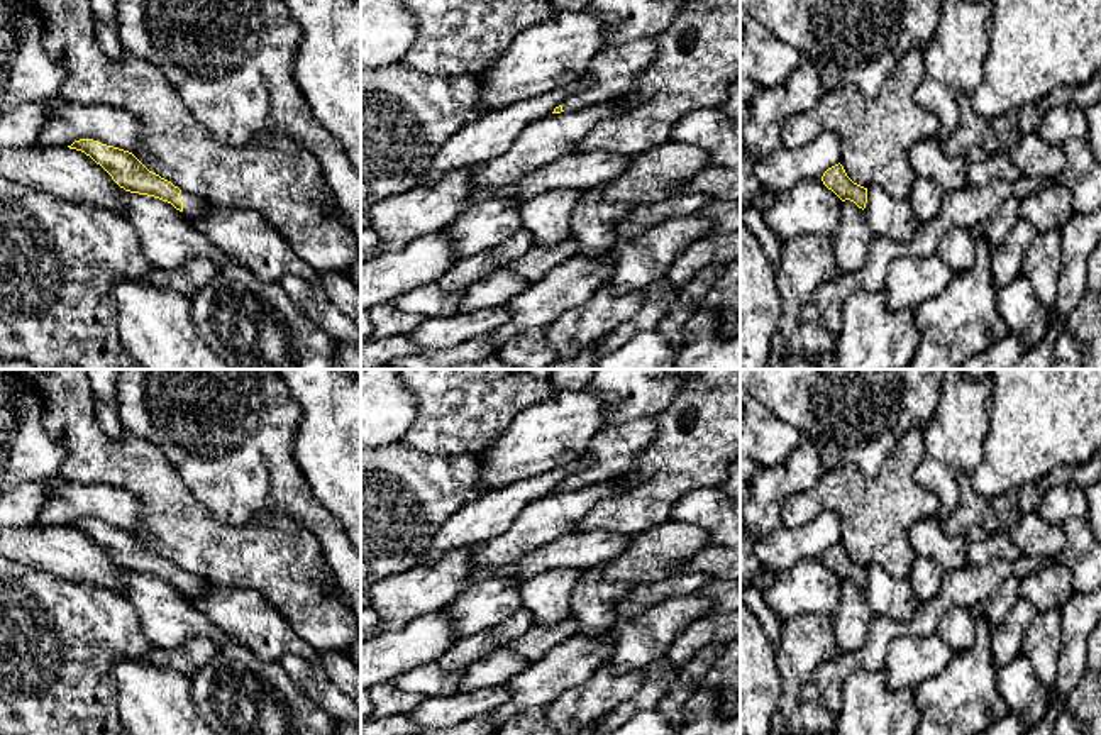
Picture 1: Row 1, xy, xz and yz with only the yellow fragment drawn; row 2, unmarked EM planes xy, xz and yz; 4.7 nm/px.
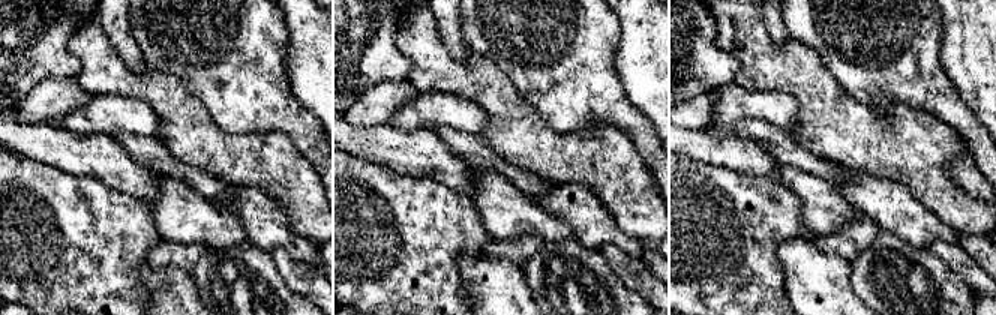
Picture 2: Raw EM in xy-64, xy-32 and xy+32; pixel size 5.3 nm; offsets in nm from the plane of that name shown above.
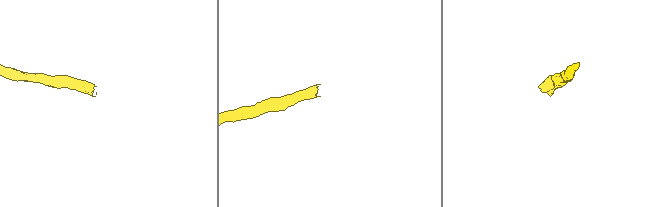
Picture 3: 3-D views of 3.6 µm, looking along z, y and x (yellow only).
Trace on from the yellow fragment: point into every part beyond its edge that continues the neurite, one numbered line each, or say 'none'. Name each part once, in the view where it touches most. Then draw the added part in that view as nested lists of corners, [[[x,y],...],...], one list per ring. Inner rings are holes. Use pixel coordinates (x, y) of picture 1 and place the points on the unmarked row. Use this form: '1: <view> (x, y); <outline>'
1: xy (192, 585); [[[181,569],[180,578],[183,581],[183,593],[191,596],[191,594],[200,594],[207,589],[208,583],[205,578],[190,574]]]

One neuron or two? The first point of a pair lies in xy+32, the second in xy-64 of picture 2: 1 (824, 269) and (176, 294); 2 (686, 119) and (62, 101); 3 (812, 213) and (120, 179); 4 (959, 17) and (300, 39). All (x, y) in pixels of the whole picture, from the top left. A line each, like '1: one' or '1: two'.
1: one
2: one
3: two
4: one

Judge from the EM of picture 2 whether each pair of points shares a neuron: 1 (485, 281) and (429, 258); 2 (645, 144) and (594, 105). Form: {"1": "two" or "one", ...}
{"1": "two", "2": "one"}

